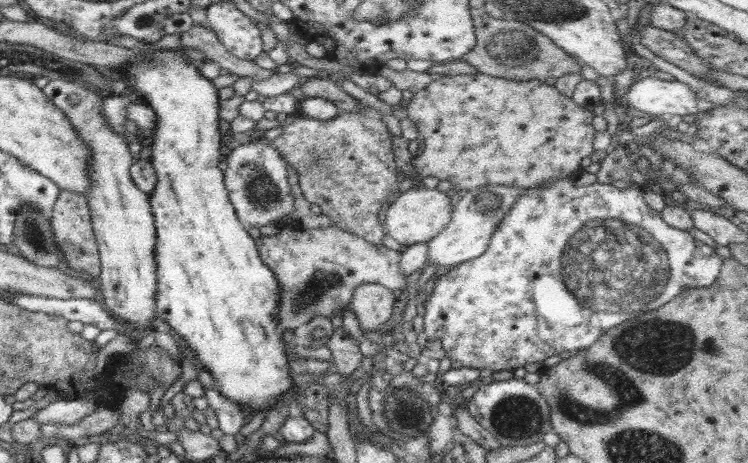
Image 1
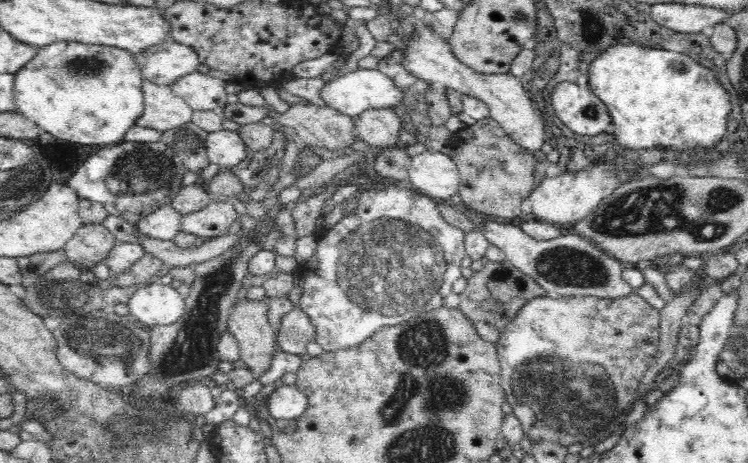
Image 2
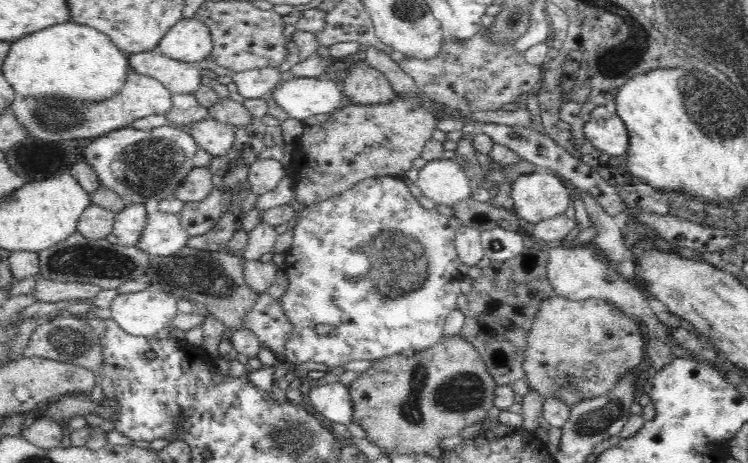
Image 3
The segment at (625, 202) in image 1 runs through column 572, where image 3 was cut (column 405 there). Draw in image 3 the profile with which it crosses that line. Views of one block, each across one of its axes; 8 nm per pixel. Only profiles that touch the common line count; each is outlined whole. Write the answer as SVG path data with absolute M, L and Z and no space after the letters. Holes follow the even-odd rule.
M392 176L366 178L352 186L350 190L346 190L340 194L334 194L332 198L326 198L322 202L318 202L309 207L300 207L297 210L296 224L293 228L294 238L290 250L285 252L286 261L282 267L284 273L288 275L288 286L284 296L278 301L282 303L282 308L286 311L290 323L294 325L290 338L284 346L286 358L291 362L292 366L296 364L304 364L304 362L320 362L326 364L329 368L343 366L352 360L378 360L393 354L410 353L425 348L430 348L434 343L439 341L444 335L444 322L446 317L458 308L456 298L460 296L460 282L464 279L464 275L458 271L461 264L458 253L455 249L456 230L461 223L454 215L439 214L438 210L426 210L420 205L419 200L412 196L412 192L408 189L407 180L396 180ZM366 254L370 258L370 272L366 274L358 274L356 268L352 268L354 264L360 266L362 256ZM318 324L330 324L334 326L335 331L331 334L318 334L314 330Z

